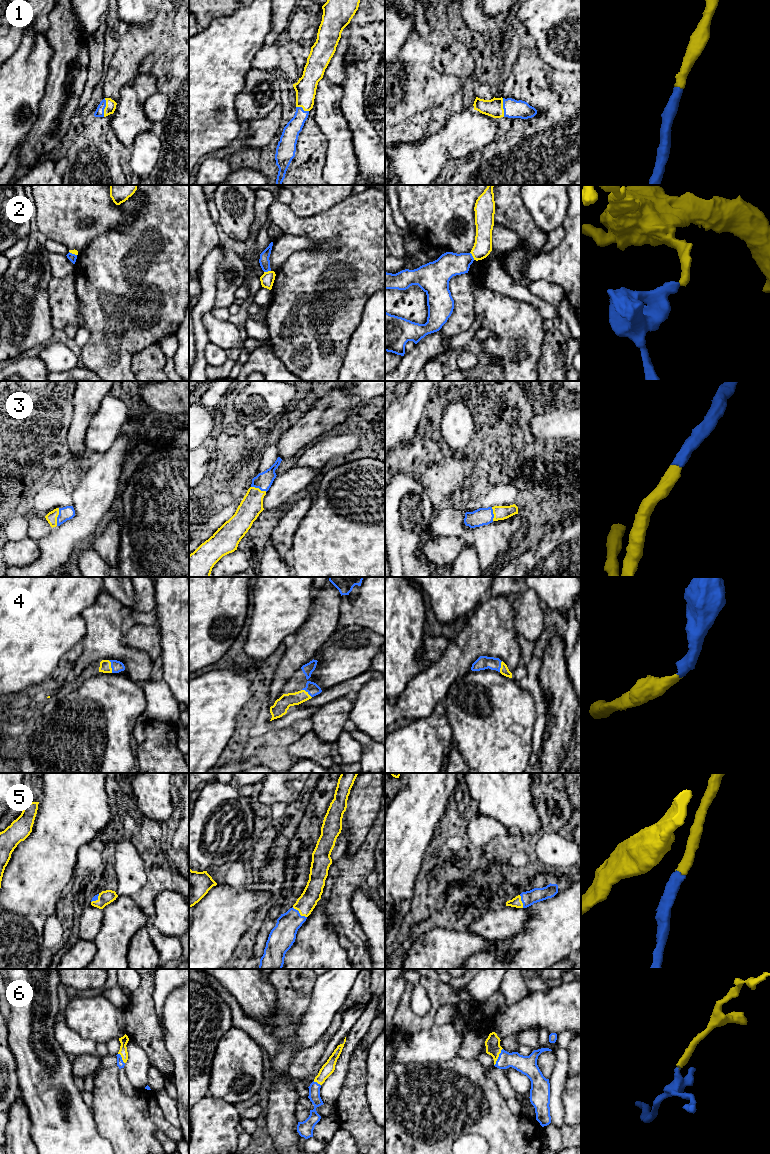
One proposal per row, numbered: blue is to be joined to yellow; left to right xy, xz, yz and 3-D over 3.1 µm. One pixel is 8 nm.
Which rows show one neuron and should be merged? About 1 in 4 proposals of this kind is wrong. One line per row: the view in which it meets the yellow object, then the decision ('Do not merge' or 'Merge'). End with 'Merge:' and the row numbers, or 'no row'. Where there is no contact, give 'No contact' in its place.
1: Touches yellow in xy. Merge
2: Touches yellow in yz. Do not merge
3: Touches yellow in xy. Merge
4: Touches yellow in xy. Merge
5: Touches yellow in xz. Merge
6: Touches yellow in yz. Merge
Merge: 1, 3, 4, 5, 6

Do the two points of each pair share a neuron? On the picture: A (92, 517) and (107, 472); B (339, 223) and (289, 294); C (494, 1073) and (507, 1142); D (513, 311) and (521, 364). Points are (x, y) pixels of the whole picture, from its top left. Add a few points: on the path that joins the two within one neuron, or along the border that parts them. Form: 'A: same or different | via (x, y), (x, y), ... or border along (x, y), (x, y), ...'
A: same | via (92, 506), (92, 498), (100, 483)
B: same | via (344, 243), (344, 249), (309, 284)
C: different | border along (486, 1067), (486, 1074), (506, 1099)
D: same | via (515, 324), (518, 328), (518, 351)

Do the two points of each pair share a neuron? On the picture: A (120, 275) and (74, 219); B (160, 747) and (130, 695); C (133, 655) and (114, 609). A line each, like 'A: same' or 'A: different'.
A: different
B: different
C: same

